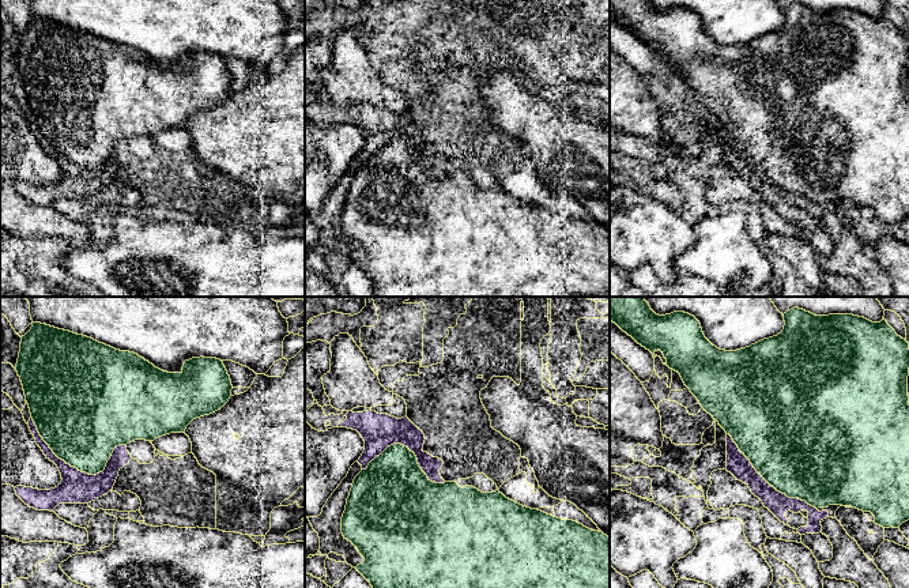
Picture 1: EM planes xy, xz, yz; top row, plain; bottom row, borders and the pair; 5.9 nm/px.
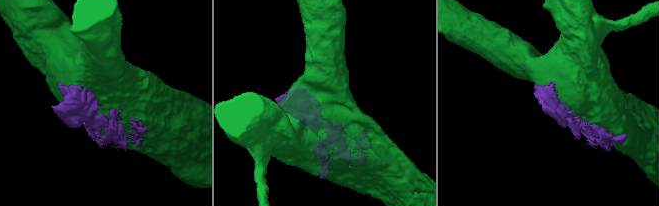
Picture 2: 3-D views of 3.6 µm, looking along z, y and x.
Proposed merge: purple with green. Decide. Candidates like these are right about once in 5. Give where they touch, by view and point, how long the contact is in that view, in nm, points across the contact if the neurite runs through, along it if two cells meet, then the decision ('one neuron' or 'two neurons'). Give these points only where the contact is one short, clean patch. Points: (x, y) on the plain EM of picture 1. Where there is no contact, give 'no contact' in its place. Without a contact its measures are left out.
meets purple in xy at (76, 164); contact 600 nm long; two neurons

